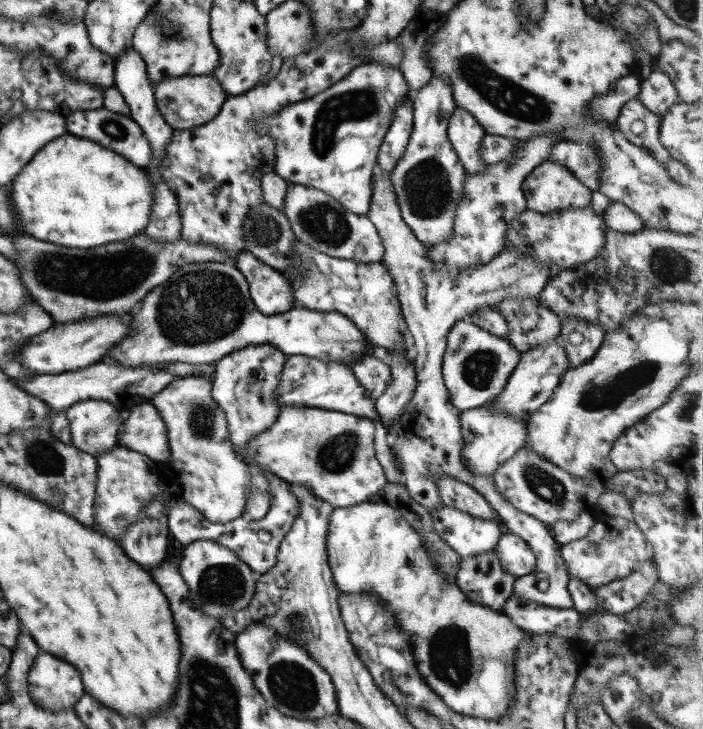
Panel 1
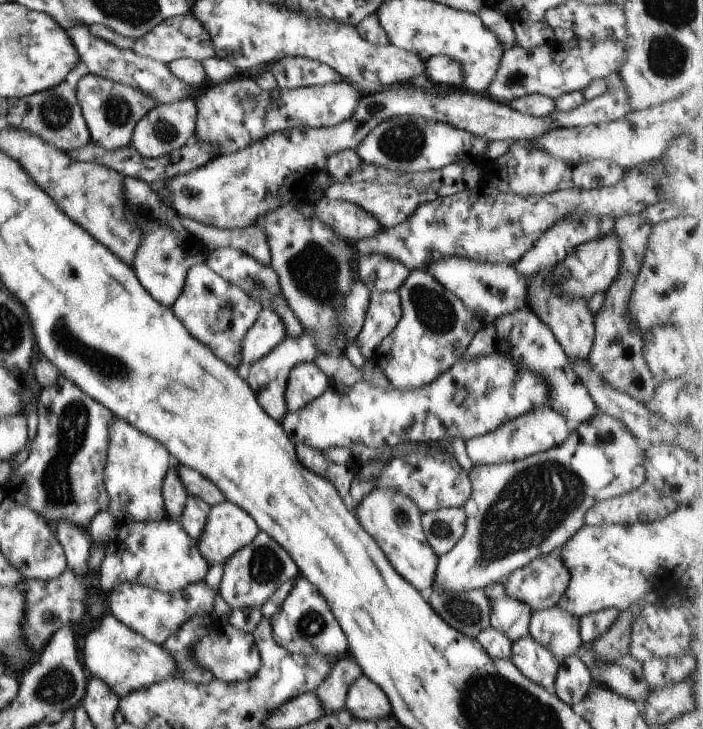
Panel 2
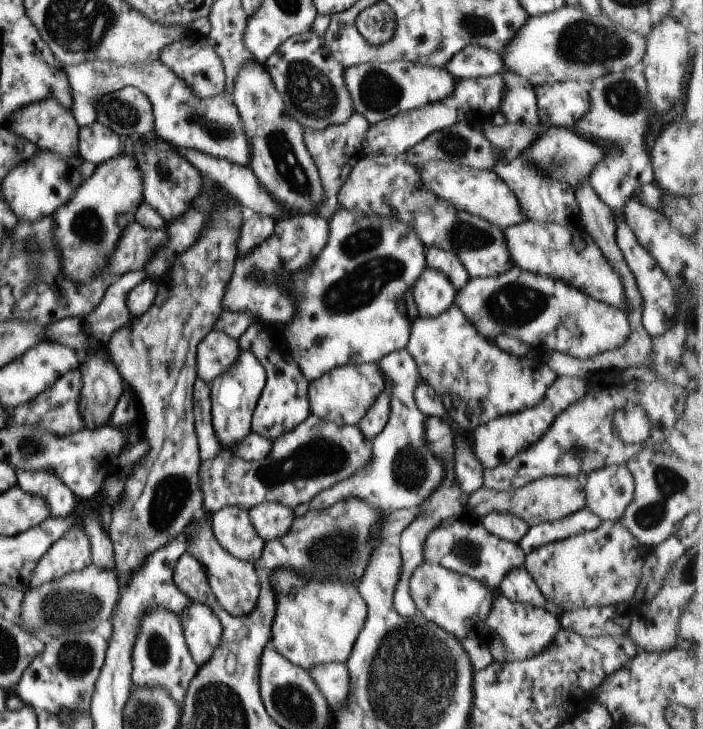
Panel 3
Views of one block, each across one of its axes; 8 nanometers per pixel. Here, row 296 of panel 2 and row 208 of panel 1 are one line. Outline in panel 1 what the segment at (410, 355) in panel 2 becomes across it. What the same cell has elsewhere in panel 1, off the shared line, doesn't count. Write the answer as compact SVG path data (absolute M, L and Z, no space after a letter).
M432 76L411 95L412 130L403 151L388 178L392 184L402 221L425 246L445 242L452 237L456 204L461 200L465 169L446 137L448 118L456 107L446 78Z

